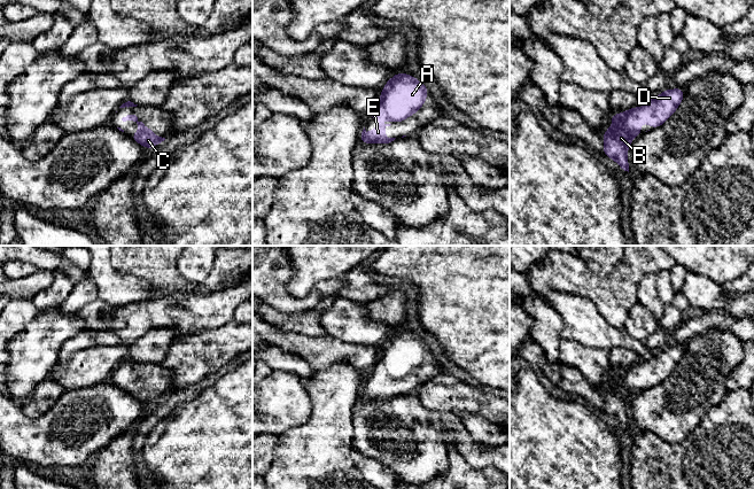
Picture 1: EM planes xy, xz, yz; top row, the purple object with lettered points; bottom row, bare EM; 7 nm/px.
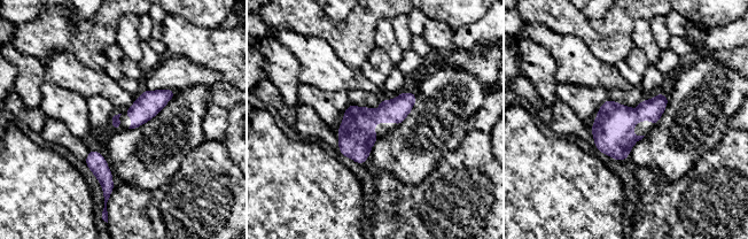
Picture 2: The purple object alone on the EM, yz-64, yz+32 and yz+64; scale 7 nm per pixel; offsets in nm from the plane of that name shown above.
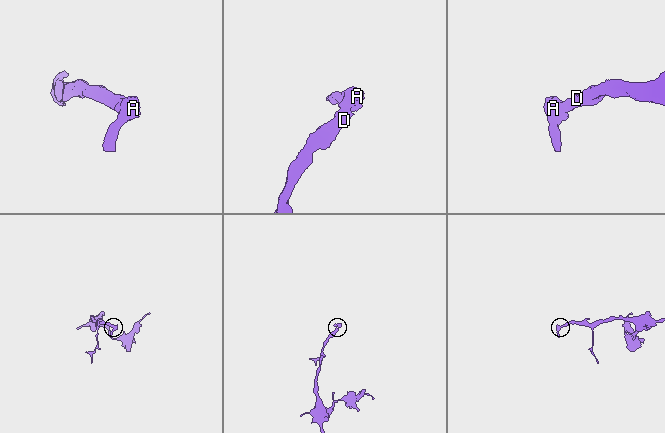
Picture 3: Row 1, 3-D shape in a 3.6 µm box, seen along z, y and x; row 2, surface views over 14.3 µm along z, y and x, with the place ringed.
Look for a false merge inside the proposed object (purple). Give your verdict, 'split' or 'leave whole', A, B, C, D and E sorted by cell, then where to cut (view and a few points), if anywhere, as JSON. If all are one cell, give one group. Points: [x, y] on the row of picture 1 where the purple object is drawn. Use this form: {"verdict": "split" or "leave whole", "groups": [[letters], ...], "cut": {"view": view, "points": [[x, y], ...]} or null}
{"verdict": "leave whole", "groups": [["A", "B", "C", "D", "E"]], "cut": null}

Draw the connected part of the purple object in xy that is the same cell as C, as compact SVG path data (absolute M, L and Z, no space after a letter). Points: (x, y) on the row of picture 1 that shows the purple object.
M127 115L126 117L123 117L122 121L133 121L138 124L139 132L135 134L130 134L130 138L135 142L142 145L147 149L154 148L155 146L165 140L165 138L154 134L150 127L146 127L142 122L139 122L135 115Z

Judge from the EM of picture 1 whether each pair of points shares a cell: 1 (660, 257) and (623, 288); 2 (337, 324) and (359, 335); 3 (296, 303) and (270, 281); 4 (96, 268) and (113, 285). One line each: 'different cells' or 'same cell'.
1: same cell
2: same cell
3: same cell
4: same cell

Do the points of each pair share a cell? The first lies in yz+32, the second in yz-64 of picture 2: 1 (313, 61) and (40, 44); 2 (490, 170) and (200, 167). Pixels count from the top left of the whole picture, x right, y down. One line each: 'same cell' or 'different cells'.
1: different cells
2: same cell

